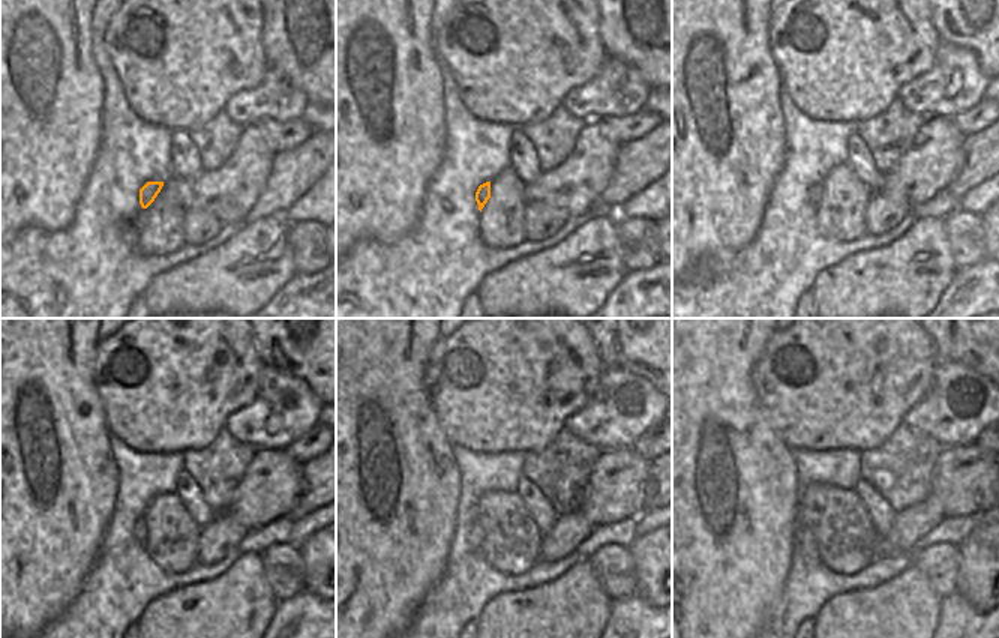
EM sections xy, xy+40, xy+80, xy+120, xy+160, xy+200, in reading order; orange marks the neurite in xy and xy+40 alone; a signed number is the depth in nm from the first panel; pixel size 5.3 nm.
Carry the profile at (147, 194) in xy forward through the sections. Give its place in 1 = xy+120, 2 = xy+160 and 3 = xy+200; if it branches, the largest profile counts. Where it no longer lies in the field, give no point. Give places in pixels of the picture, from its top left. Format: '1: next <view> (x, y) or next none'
1: next xy+120 (140, 532)
2: next xy+160 (476, 535)
3: next xy+200 (806, 542)

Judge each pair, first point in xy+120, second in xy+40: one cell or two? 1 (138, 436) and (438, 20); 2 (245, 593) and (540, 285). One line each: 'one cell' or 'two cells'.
1: two cells
2: one cell

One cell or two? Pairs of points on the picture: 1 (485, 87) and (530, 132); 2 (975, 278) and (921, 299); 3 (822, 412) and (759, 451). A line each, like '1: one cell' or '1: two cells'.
1: two cells
2: two cells
3: two cells

